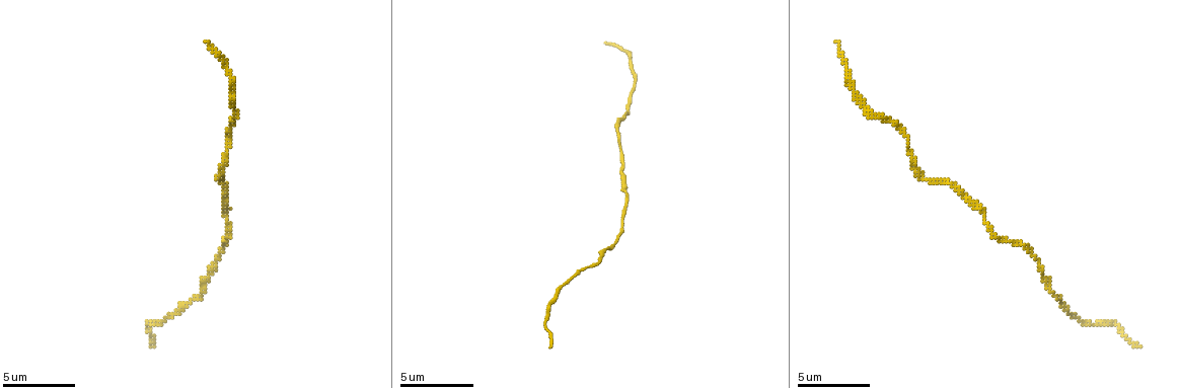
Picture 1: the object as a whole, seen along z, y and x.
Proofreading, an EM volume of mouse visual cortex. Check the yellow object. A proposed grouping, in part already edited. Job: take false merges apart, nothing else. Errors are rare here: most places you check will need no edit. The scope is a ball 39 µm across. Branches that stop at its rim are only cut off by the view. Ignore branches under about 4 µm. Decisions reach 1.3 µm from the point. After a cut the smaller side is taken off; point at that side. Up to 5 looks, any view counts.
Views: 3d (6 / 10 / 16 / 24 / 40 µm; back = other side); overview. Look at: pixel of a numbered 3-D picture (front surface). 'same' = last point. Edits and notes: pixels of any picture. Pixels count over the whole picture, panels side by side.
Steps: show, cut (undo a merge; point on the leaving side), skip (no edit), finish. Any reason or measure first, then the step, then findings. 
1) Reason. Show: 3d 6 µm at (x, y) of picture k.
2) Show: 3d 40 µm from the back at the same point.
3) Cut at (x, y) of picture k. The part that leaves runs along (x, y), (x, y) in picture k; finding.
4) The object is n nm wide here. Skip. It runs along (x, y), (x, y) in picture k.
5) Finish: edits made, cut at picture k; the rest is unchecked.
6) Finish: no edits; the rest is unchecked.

Show: 3d 10 µm at (226, 211) of picture 1.

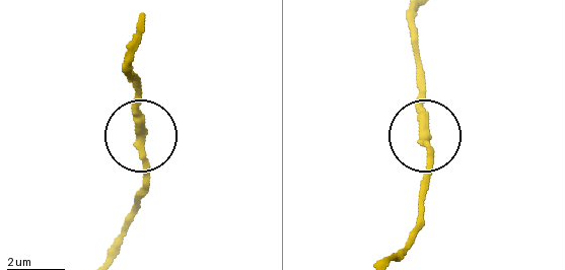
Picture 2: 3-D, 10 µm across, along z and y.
Skip. It runs along (137, 138), (142, 82) in picture 2; one neuron here.

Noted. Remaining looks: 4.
Thick turns thin. Show: 3d 10 µm at (203, 294) of picture 1.

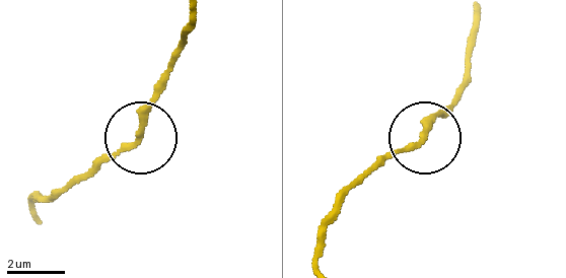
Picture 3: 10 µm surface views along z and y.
Skip. It runs along (189, 17), (142, 127), (89, 176) in picture 3; one neuron here.

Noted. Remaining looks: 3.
Sudden change in width. Show: 3d 10 µm at (916, 167) of picture 1.

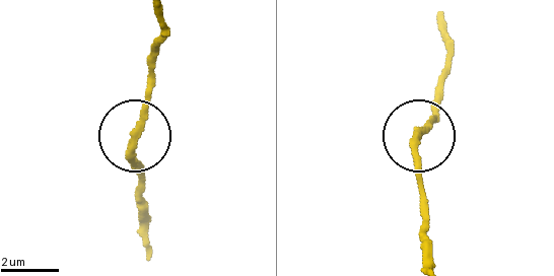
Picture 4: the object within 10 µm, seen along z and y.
The object is 240 nm wide here. Skip. It runs along (138, 223), (133, 145), (145, 110), (145, 75) in picture 4; one neuron here.

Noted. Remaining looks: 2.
Finish: no edits; the rest is unchecked.

